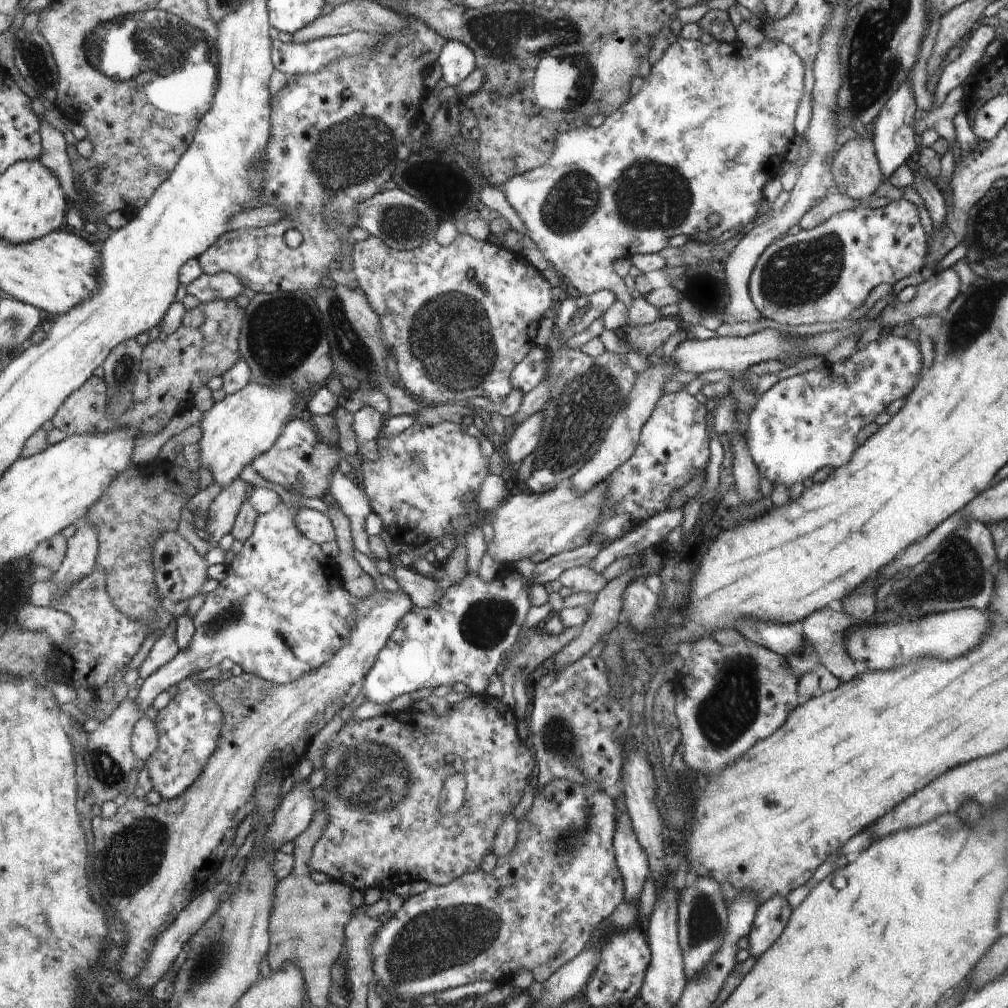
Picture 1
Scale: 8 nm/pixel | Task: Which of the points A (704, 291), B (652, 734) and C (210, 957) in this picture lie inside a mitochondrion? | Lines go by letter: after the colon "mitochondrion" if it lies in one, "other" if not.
A: mitochondrion
B: other
C: mitochondrion

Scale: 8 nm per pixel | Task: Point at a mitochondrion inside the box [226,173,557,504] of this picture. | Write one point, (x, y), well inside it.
(451, 338)

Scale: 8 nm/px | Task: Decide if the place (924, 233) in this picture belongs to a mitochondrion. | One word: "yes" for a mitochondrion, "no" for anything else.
no

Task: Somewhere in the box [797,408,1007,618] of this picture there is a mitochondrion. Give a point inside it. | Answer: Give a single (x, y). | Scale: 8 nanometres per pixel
(956, 572)

